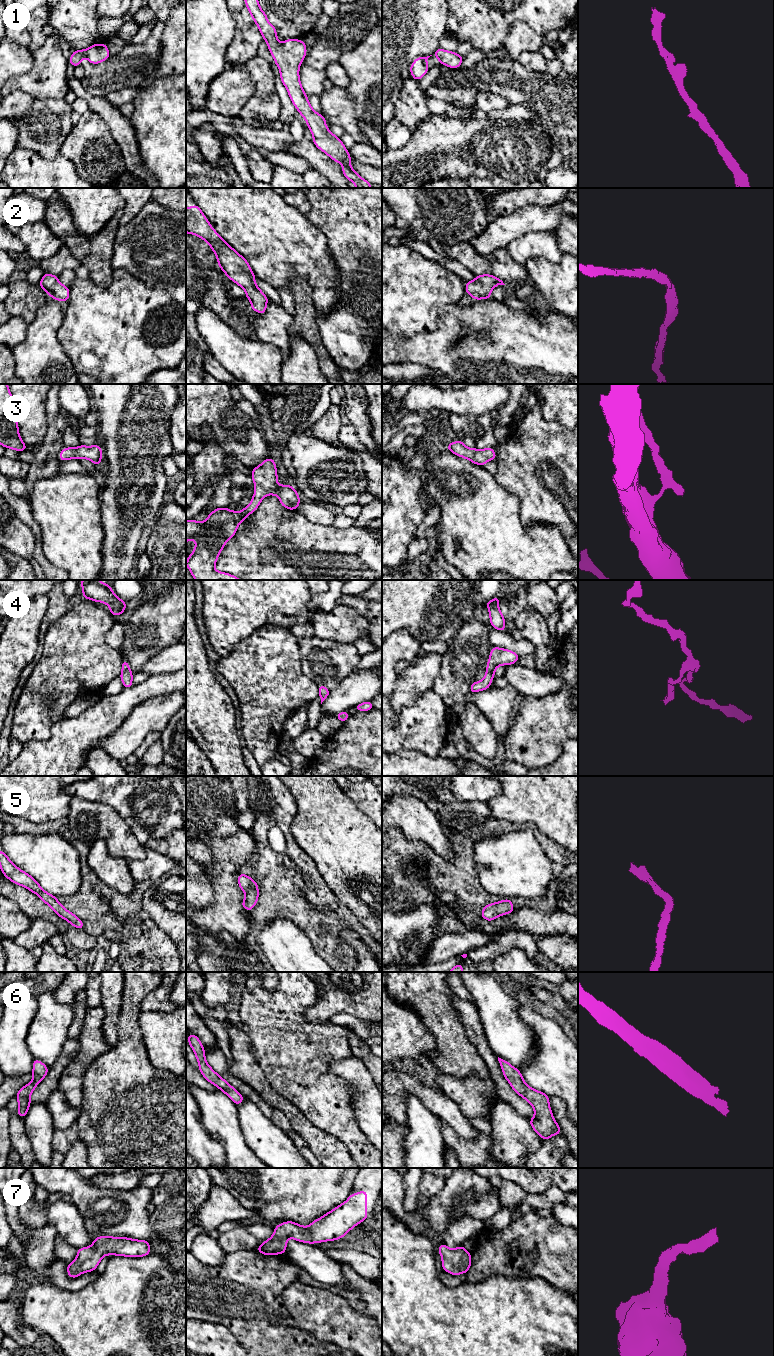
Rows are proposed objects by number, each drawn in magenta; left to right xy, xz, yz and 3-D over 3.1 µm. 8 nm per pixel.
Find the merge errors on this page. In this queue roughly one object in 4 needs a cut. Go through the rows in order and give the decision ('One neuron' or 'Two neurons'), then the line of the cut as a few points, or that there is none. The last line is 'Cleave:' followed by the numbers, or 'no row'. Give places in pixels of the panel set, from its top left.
1: One neuron. No split
2: One neuron. No split
3: One neuron. No split
4: One neuron. No split
5: One neuron. No split
6: One neuron. No split
7: One neuron. No split
Cleave: no row

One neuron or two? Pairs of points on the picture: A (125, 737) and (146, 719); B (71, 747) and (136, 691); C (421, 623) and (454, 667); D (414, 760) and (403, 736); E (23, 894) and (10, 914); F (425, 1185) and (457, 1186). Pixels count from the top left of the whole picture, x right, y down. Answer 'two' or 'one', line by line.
A: one
B: one
C: two
D: two
E: two
F: two

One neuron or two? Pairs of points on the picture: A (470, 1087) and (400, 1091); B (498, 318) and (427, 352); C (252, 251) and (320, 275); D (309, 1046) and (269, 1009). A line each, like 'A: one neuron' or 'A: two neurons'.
A: two neurons
B: one neuron
C: one neuron
D: one neuron

